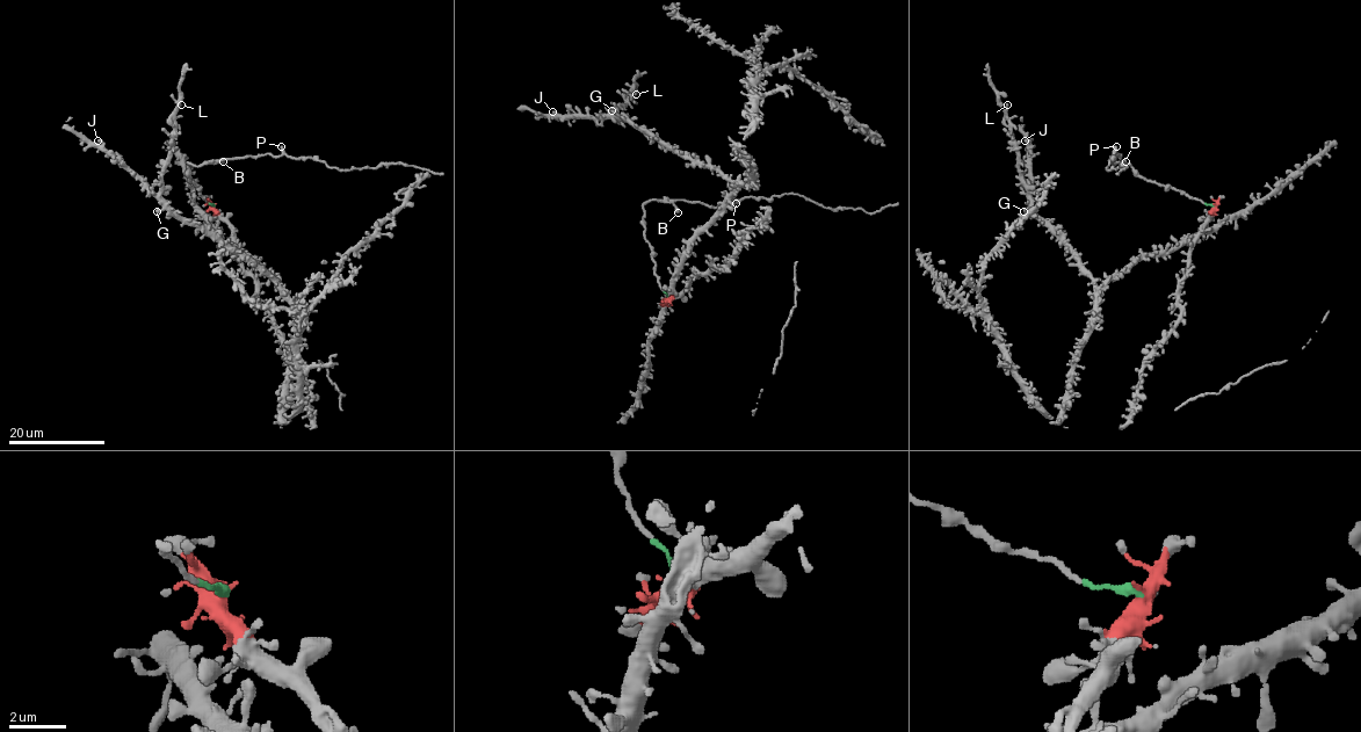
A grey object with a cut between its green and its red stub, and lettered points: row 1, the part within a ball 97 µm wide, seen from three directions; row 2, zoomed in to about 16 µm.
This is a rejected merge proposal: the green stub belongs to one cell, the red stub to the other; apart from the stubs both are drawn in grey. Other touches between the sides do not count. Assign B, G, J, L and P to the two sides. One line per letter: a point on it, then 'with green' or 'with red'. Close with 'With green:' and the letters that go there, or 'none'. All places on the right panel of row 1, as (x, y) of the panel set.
B: place (1126, 161); with green
G: place (1023, 211); with red
J: place (1025, 140); with red
L: place (1007, 104); with red
P: place (1116, 146); with green
With green: B, P

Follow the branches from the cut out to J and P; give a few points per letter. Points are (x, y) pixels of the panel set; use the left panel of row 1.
J: (214, 205), (218, 236), (236, 253), (246, 253), (276, 287), (262, 270), (182, 220), (99, 140)
P: (214, 205), (200, 194), (201, 190), (189, 180), (188, 162), (197, 165), (270, 153), (280, 156), (281, 146)

